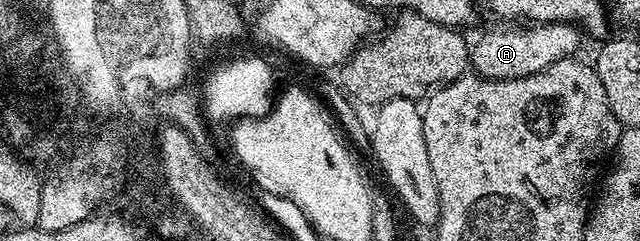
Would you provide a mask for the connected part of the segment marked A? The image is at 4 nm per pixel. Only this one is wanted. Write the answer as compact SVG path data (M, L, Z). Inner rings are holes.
M543 22L534 25L529 30L495 30L491 34L485 34L477 43L471 46L471 70L478 78L490 78L491 80L519 80L523 76L531 76L535 72L543 72L543 68L551 68L564 58L574 57L581 46L582 31L569 22Z

